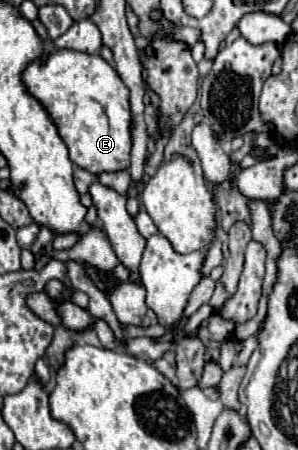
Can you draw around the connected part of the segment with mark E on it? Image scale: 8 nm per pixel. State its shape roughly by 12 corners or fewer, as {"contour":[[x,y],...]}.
{"contour":[[58,49],[22,81],[74,165],[128,171],[130,91],[100,55]]}

